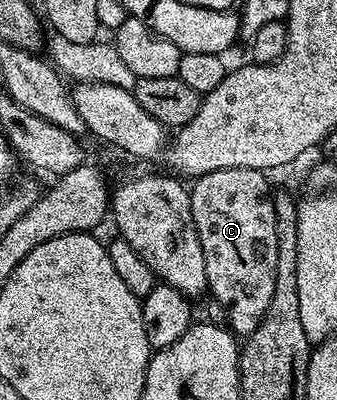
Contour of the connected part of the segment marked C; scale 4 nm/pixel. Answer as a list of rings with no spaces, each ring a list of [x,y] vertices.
[[[223,169],[195,178],[190,185],[192,214],[202,243],[202,255],[206,259],[208,293],[216,297],[228,312],[227,328],[236,335],[255,331],[262,323],[274,294],[275,268],[278,267],[274,189],[268,186],[264,177],[267,176],[259,169]]]

